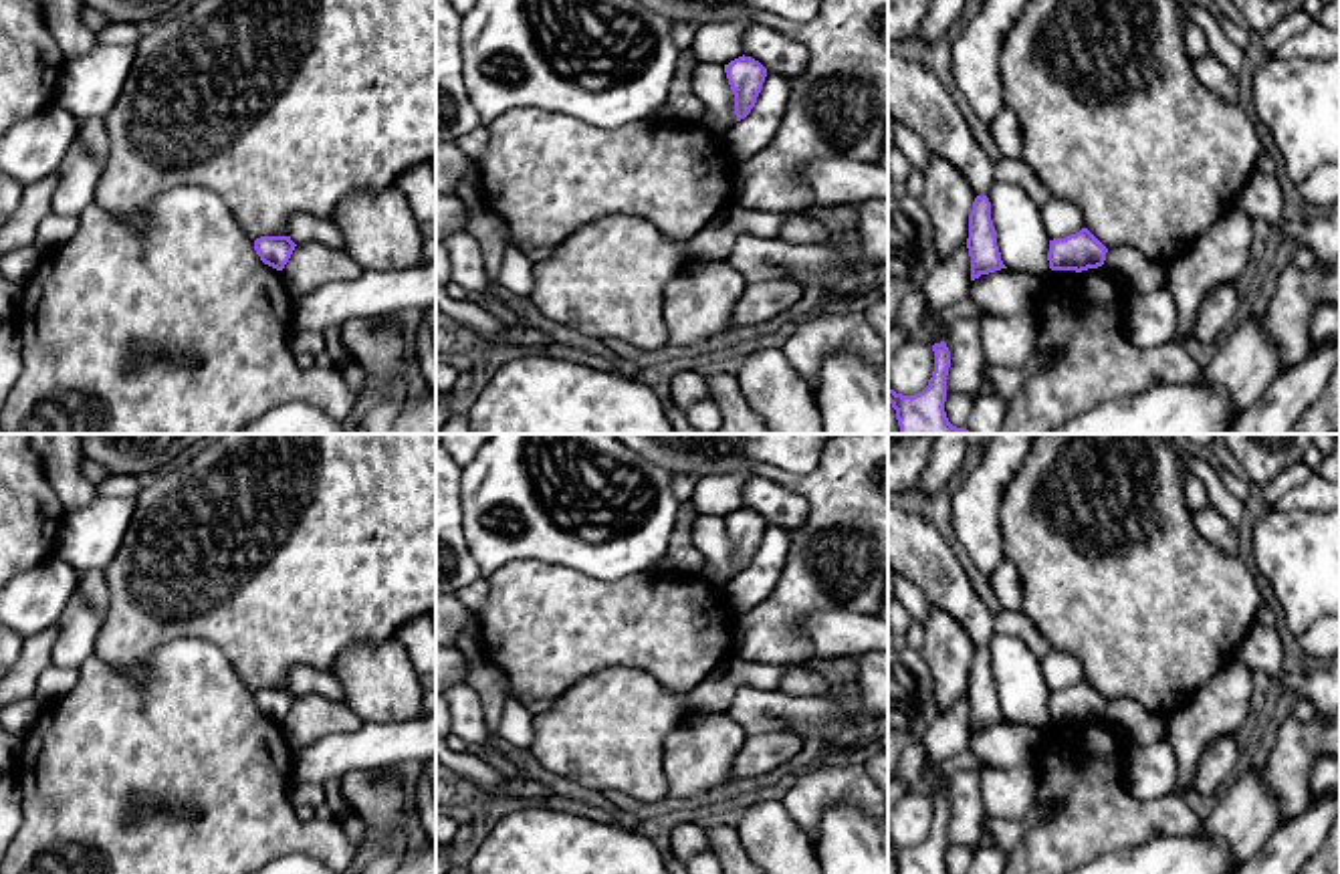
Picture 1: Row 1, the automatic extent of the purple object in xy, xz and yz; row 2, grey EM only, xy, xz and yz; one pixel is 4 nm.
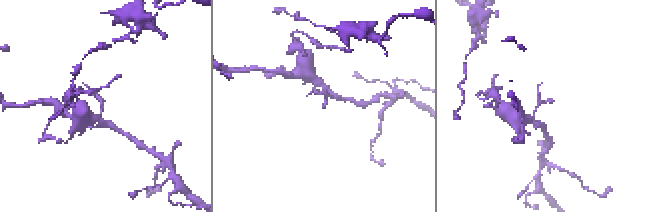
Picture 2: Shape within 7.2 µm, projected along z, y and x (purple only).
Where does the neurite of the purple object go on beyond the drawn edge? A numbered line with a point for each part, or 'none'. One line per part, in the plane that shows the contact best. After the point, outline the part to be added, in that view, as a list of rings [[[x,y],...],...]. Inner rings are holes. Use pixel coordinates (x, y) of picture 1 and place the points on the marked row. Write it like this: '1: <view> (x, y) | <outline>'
none

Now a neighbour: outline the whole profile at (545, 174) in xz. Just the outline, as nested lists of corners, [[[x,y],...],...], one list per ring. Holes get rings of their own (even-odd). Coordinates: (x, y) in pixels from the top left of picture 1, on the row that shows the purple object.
[[[515,109],[488,125],[488,145],[476,159],[482,198],[496,212],[519,248],[559,244],[575,228],[601,216],[640,216],[674,240],[690,240],[716,212],[733,204],[737,161],[727,139],[696,121],[650,125],[634,121],[618,129],[599,129],[573,115]]]

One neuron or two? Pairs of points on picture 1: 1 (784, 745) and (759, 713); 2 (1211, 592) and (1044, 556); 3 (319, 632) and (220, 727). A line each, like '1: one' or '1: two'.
1: two
2: one
3: two

